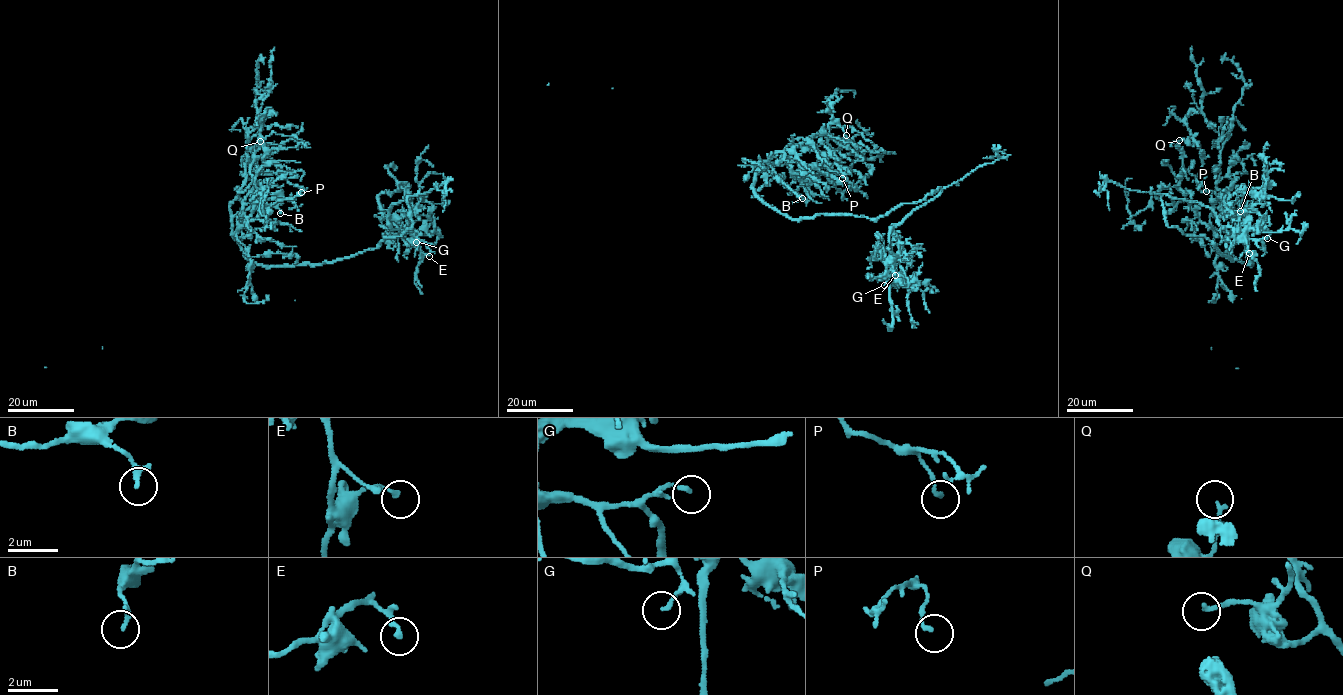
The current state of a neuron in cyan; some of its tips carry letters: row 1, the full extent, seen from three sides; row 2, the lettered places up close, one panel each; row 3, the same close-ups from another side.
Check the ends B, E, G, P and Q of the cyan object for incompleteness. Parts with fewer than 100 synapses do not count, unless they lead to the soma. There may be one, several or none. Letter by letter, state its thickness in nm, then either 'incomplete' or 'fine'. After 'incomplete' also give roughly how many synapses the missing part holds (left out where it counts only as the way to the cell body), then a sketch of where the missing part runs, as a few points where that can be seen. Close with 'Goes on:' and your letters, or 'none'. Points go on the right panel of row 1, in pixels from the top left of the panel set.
B: 190 nm thick; fine
E: 180 nm thick; fine
G: 150 nm thick; fine
P: 140 nm thick; fine
Q: 160 nm thick; fine
Goes on: none

